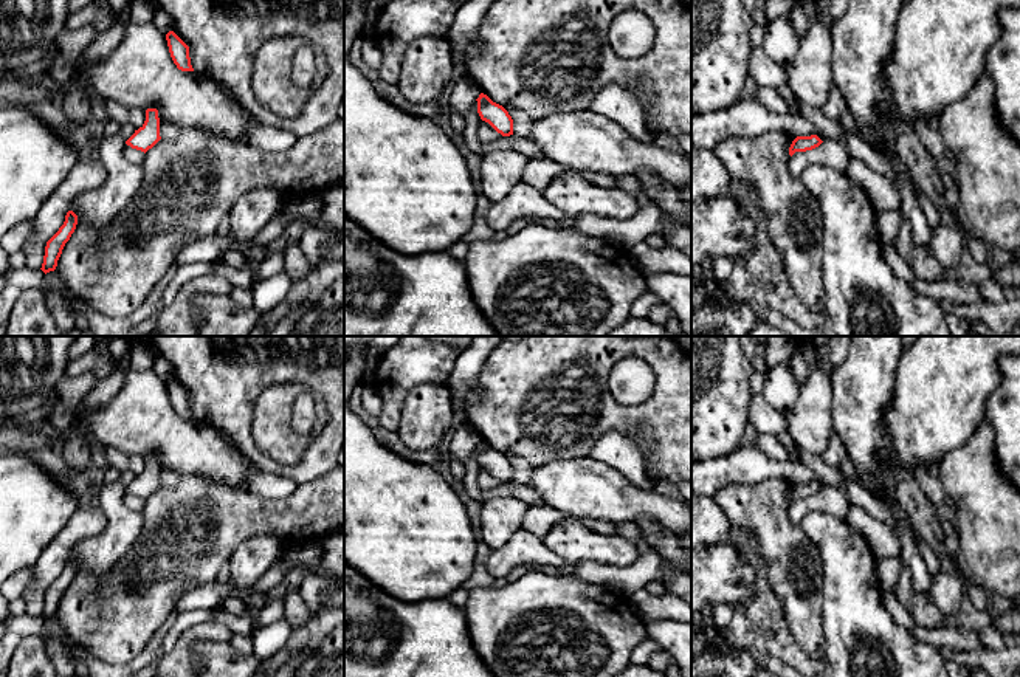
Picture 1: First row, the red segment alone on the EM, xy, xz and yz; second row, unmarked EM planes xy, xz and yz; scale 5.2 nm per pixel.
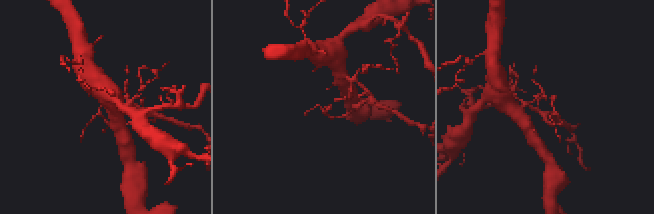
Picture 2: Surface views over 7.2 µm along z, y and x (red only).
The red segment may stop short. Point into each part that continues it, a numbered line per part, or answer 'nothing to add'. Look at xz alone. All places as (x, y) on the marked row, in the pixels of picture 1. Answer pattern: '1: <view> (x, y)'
nothing to add

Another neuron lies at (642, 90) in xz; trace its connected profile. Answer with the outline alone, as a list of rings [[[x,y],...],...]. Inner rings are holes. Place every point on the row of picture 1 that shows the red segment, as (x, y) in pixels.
[[[636,79],[628,85],[628,90],[642,104],[643,121],[645,121],[646,129],[653,135],[659,135],[648,125],[648,116],[653,113],[654,104],[656,104],[656,88],[653,82],[645,81],[645,79]]]

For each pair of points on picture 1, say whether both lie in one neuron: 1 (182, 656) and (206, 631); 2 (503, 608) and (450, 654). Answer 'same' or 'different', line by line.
1: same
2: different

